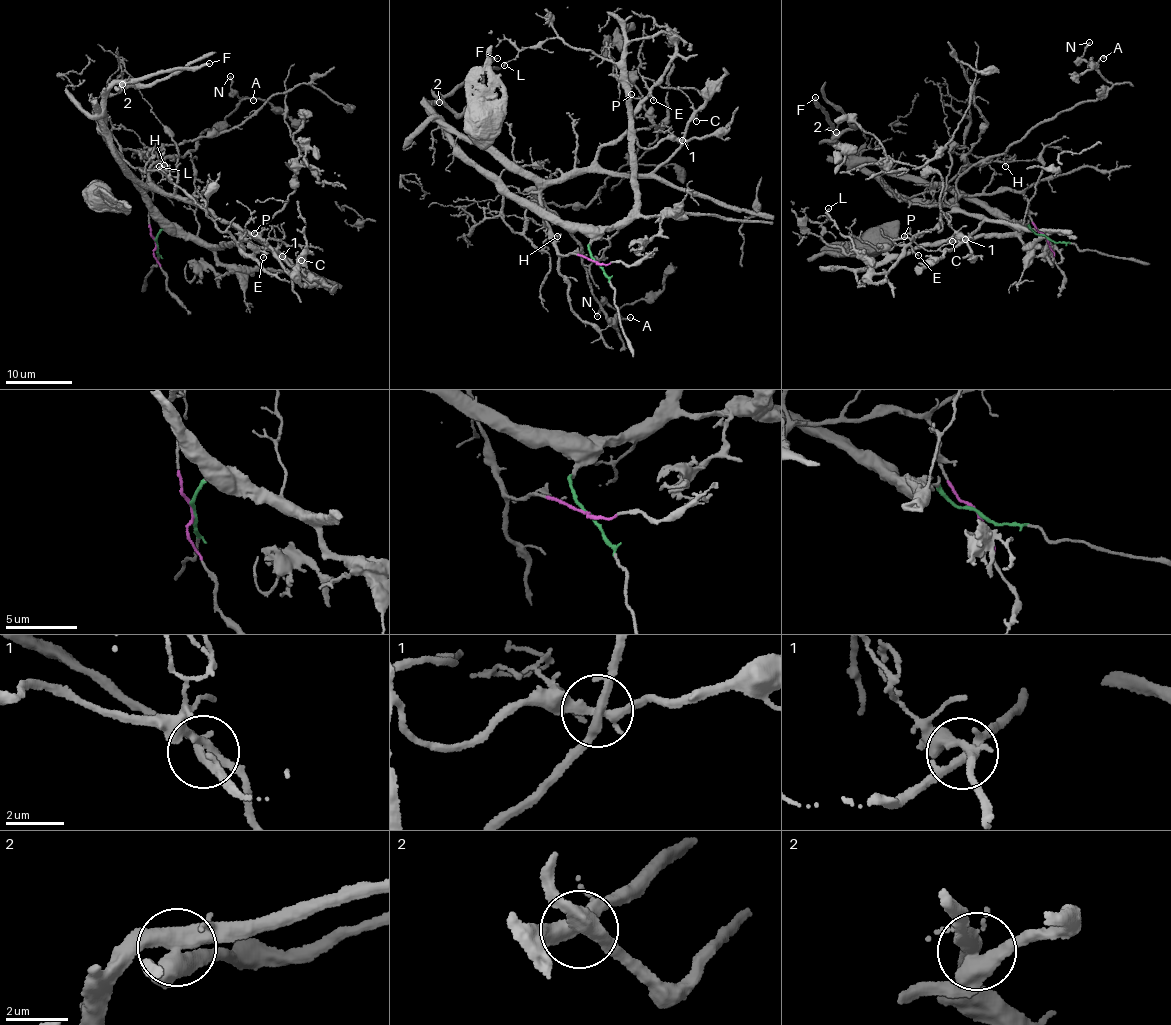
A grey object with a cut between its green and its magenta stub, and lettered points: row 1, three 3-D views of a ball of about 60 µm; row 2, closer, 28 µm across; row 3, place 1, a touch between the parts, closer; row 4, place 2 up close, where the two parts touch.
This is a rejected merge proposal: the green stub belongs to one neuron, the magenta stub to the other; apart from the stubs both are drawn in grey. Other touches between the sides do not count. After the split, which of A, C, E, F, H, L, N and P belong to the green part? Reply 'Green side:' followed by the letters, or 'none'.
Green side: F, H, L

